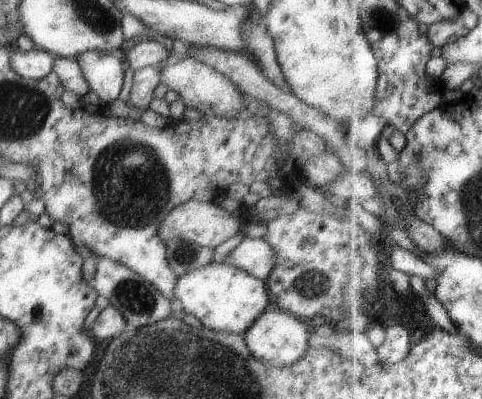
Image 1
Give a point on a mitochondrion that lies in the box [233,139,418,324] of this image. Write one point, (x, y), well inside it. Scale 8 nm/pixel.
(313, 283)

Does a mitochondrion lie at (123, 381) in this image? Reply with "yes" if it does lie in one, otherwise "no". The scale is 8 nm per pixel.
yes

